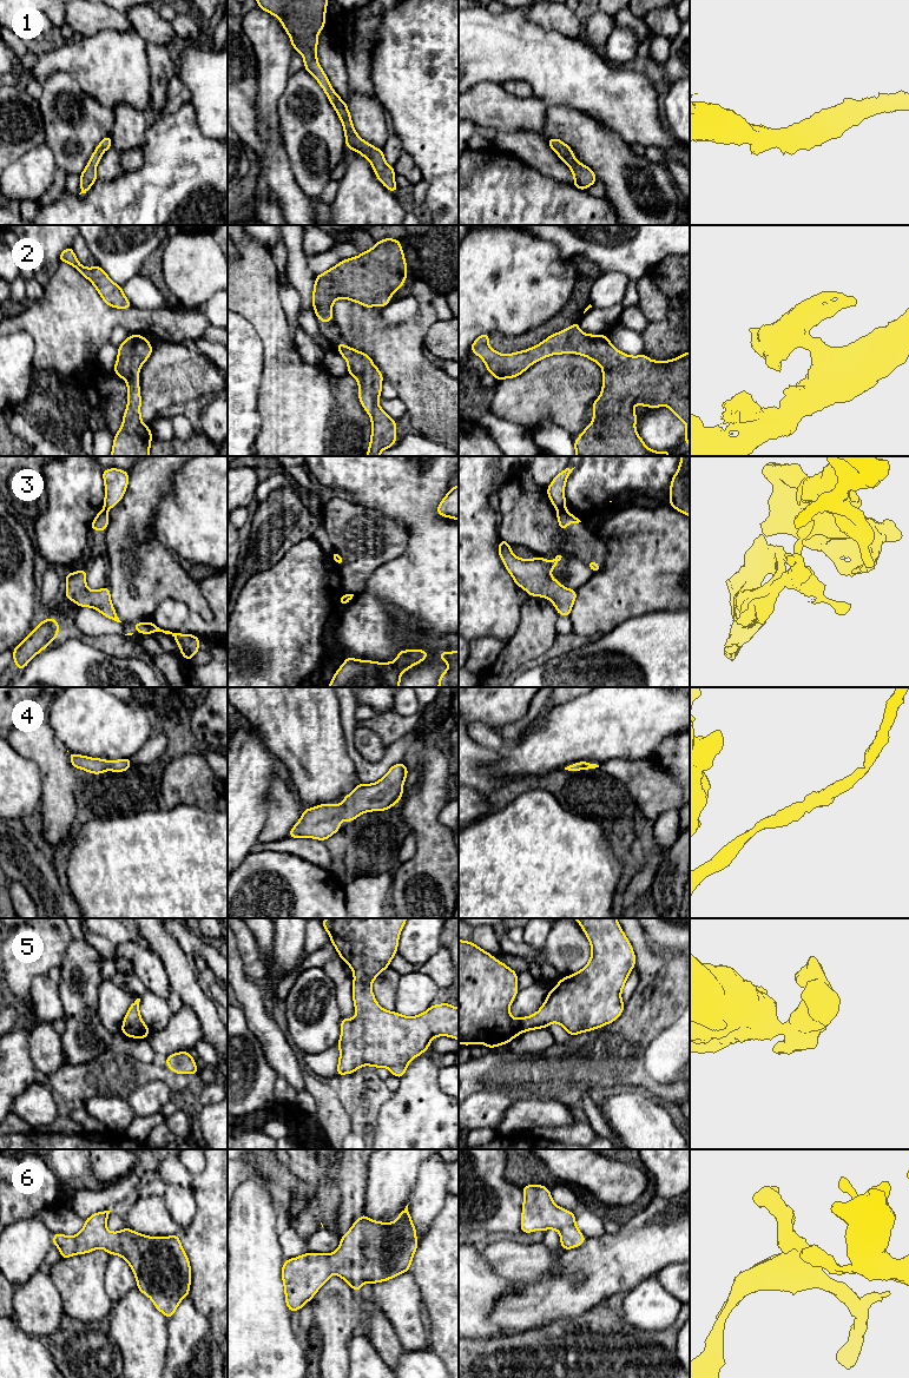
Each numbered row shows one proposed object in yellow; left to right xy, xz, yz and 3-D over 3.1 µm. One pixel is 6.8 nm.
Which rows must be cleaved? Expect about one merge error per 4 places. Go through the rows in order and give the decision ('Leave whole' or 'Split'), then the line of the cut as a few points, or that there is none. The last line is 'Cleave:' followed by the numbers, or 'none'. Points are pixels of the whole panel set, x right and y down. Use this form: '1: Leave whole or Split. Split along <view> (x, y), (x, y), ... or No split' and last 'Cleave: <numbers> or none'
1: Leave whole. No split
2: Leave whole. No split
3: Split. Split along yz (558, 508), (565, 509)
4: Leave whole. No split
5: Leave whole. No split
6: Leave whole. No split
Cleave: 3

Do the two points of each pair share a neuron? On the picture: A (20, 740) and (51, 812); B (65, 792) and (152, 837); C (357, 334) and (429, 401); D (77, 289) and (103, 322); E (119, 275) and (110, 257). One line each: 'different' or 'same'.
A: same
B: different
C: same
D: same
E: same

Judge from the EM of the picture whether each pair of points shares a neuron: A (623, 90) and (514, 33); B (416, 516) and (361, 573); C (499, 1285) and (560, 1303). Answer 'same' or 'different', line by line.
A: same
B: different
C: different

